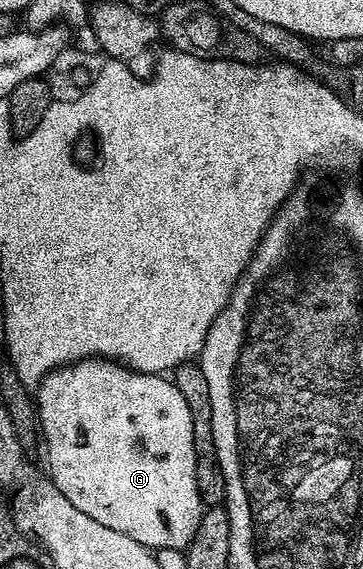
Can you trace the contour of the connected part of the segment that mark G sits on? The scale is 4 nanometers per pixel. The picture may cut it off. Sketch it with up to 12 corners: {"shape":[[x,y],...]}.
{"shape":[[108,359],[52,369],[47,475],[83,515],[188,549],[187,399]]}

